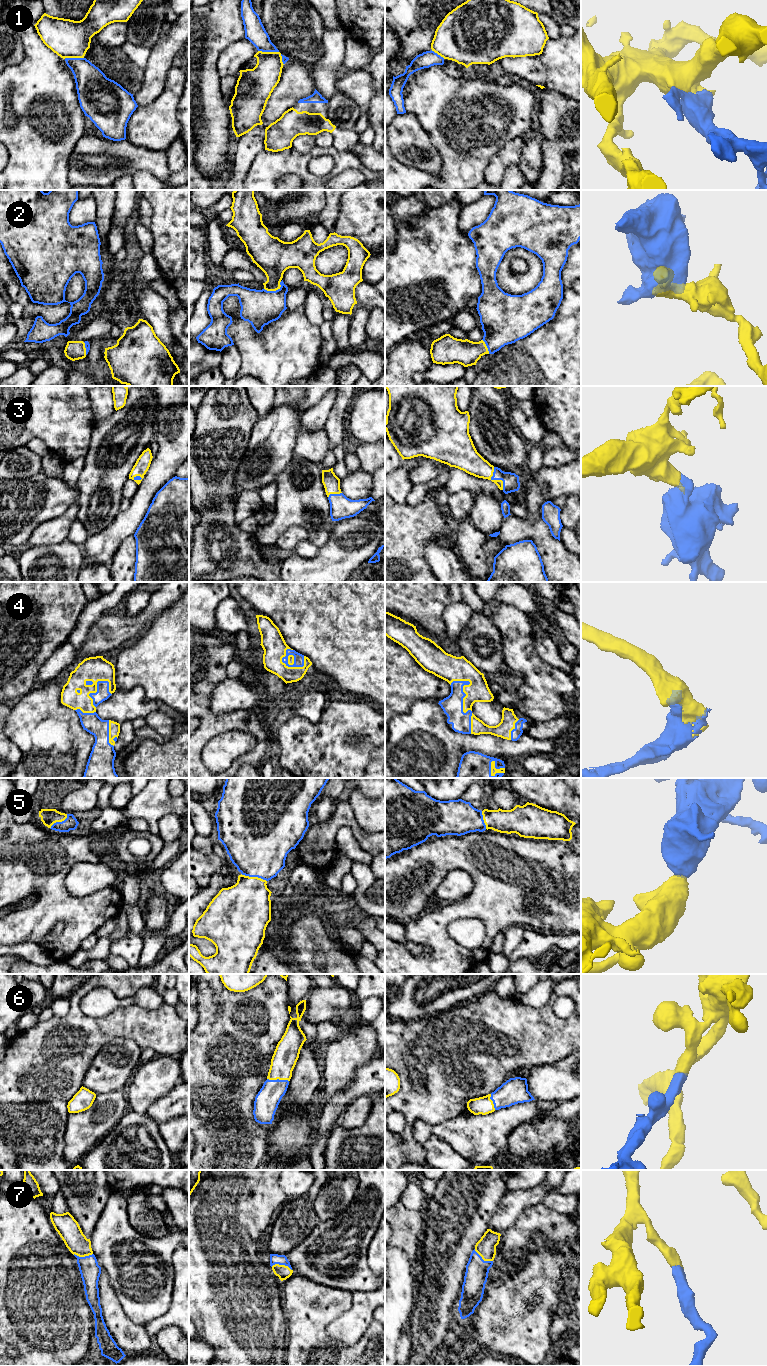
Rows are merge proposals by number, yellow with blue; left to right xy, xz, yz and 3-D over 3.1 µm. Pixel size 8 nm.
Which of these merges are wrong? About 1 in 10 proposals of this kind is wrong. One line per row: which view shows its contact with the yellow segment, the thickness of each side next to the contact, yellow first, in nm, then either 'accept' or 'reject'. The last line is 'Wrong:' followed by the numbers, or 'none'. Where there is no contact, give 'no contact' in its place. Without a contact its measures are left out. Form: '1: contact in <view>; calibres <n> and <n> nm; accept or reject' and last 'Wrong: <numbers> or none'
1: contact in xz; calibres 240 and 160 nm; accept
2: contact in xz; calibres 260 and 280 nm; accept
3: contact in yz; calibres 180 and 130 nm; accept
4: contact in xz; calibres 190 and 80 nm; accept
5: contact in xz; calibres 400 and 480 nm; accept
6: contact in xz; calibres 200 and 190 nm; accept
7: contact in xz; calibres 110 and 80 nm; accept
Wrong: none

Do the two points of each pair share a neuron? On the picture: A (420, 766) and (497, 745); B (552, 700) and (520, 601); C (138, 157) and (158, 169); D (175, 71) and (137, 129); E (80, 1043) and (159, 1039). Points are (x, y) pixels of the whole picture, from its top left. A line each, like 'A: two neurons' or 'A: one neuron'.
A: one neuron
B: two neurons
C: one neuron
D: one neuron
E: one neuron

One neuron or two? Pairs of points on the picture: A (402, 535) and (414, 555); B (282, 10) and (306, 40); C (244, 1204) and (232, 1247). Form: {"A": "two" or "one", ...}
{"A": "one", "B": "one", "C": "one"}

